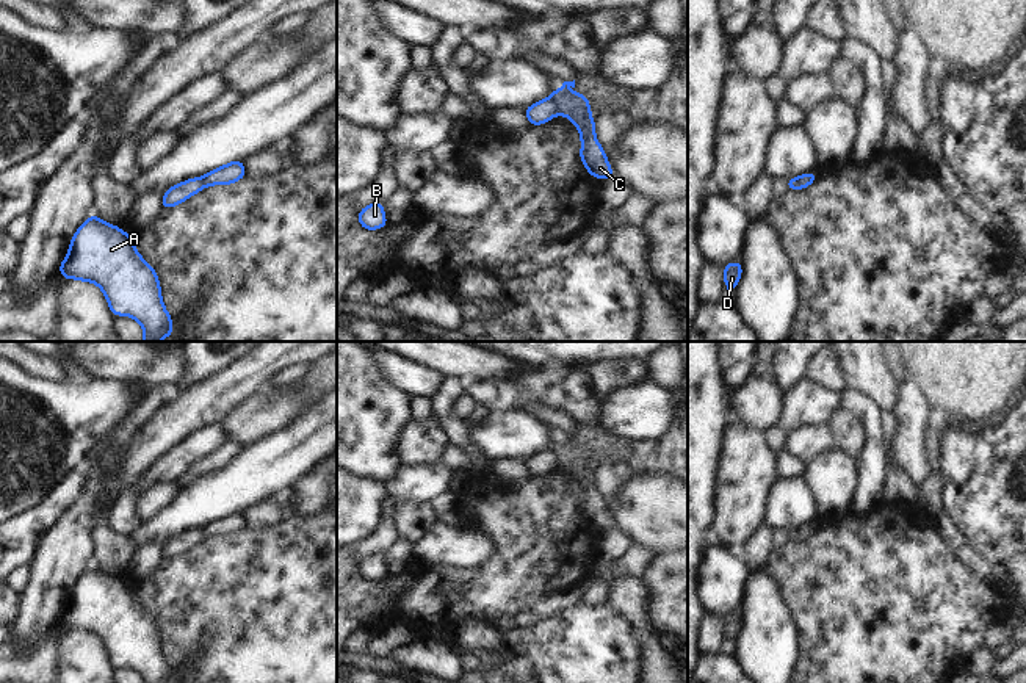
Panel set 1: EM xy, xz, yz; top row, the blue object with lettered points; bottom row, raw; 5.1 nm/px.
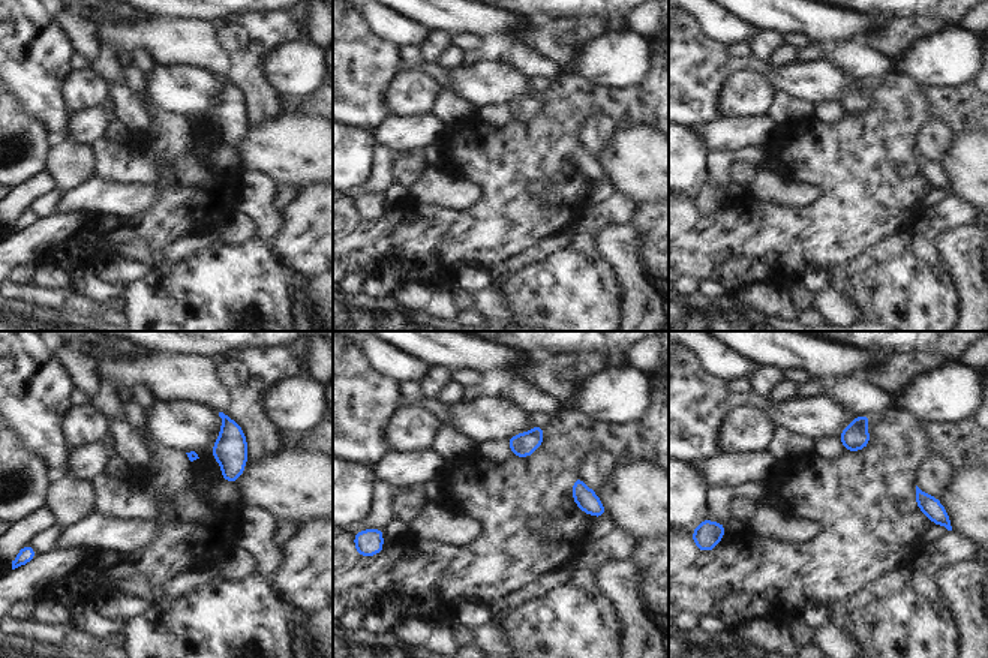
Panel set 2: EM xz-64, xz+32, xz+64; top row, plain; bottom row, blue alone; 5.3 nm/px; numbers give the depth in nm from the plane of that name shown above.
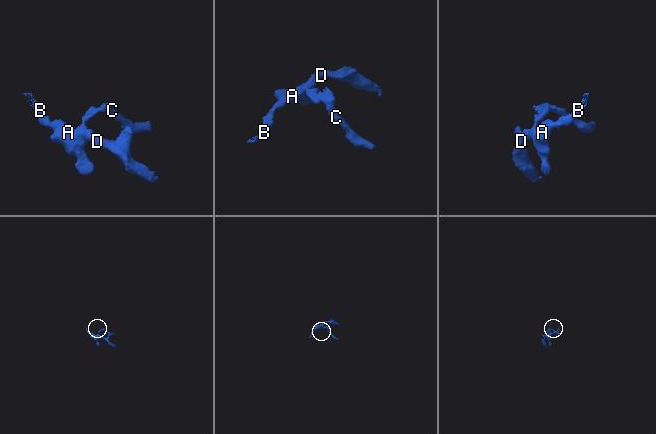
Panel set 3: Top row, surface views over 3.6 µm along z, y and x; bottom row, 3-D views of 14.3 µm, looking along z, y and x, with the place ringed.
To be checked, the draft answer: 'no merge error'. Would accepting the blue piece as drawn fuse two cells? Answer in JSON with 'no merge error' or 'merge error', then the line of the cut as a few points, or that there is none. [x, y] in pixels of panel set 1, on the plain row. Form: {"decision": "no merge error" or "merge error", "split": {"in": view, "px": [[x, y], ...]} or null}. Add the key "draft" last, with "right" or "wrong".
{"decision": "merge error", "split": {"in": "xz", "px": [[549, 448], [558, 462]]}, "draft": "wrong"}

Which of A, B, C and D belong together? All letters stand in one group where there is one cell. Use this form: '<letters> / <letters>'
A B D / C

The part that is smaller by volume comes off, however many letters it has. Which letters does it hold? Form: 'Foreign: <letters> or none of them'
Foreign: C

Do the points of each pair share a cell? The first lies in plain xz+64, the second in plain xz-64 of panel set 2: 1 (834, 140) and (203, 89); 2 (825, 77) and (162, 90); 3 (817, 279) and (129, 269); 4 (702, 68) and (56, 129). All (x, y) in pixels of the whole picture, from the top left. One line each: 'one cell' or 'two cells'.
1: two cells
2: one cell
3: one cell
4: one cell

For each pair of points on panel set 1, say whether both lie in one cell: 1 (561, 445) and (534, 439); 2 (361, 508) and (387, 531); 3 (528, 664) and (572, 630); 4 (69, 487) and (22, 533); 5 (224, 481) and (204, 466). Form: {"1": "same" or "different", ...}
{"1": "different", "2": "different", "3": "same", "4": "same", "5": "different"}

